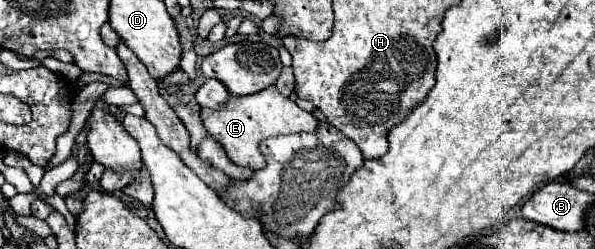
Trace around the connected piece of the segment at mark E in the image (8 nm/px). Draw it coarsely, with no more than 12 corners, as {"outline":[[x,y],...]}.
{"outline":[[276,87],[200,113],[232,163],[262,169],[266,137],[316,119]]}

